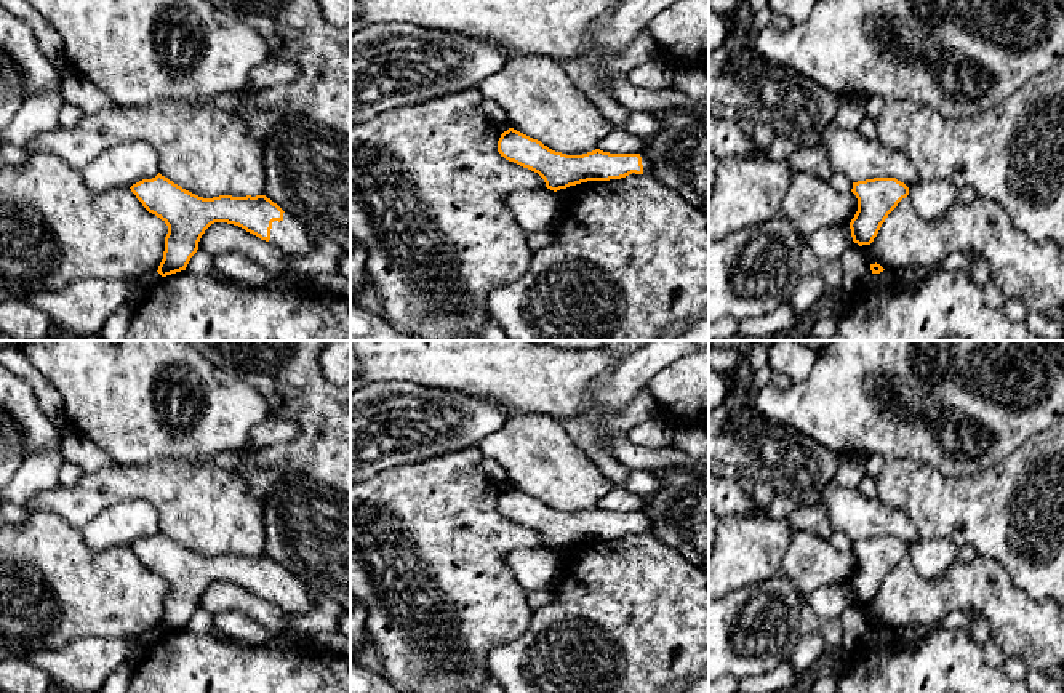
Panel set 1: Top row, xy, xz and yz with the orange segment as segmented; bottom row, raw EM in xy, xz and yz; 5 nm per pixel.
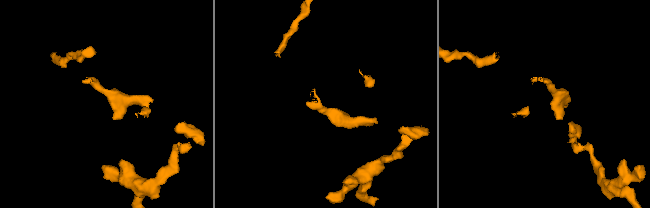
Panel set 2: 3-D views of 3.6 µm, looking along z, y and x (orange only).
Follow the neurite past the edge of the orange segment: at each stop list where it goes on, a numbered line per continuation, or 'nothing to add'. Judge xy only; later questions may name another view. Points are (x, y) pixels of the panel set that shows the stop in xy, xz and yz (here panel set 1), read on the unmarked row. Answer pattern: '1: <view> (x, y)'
1: xy (290, 594)

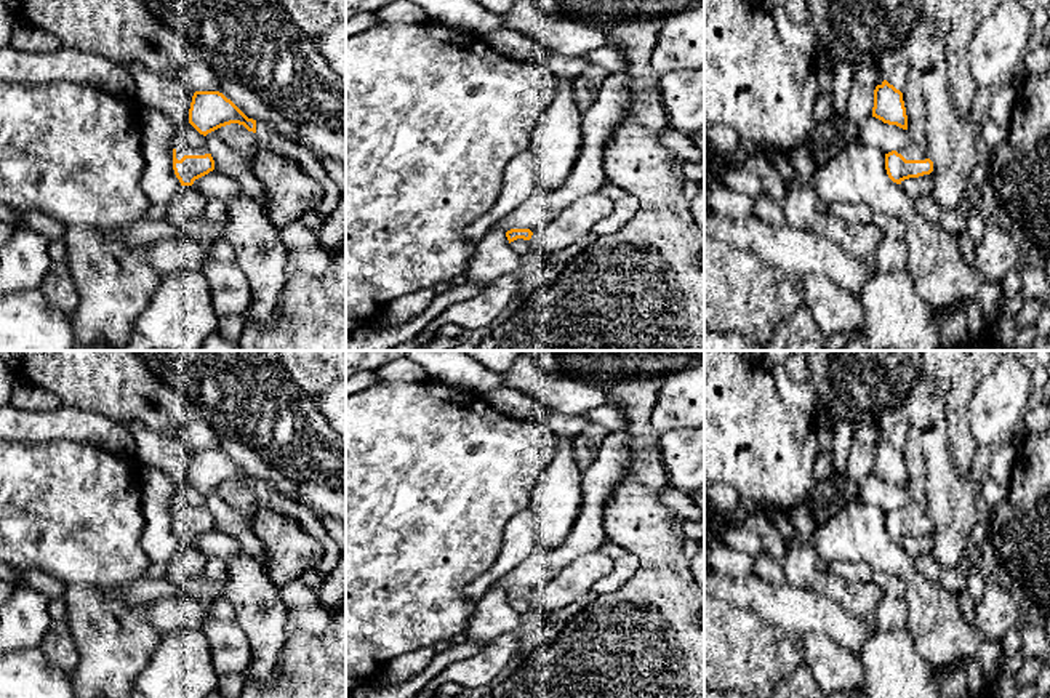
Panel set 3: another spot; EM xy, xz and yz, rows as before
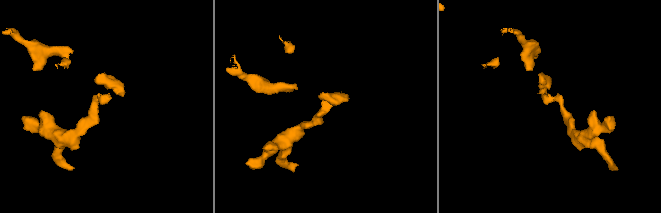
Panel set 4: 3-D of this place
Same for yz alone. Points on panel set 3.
1: yz (911, 509)

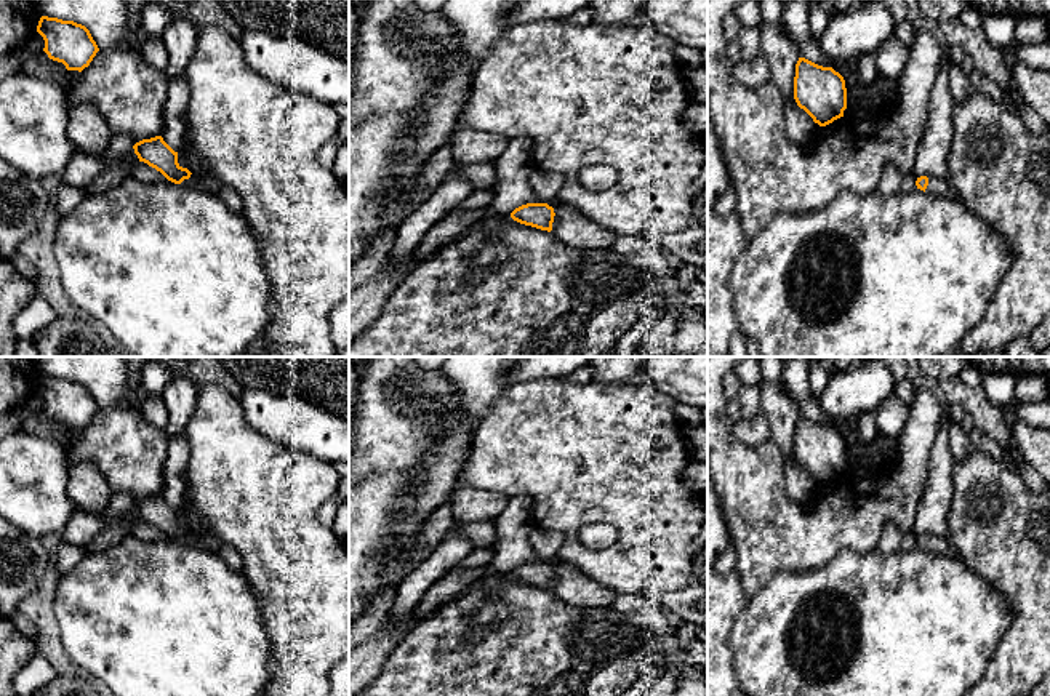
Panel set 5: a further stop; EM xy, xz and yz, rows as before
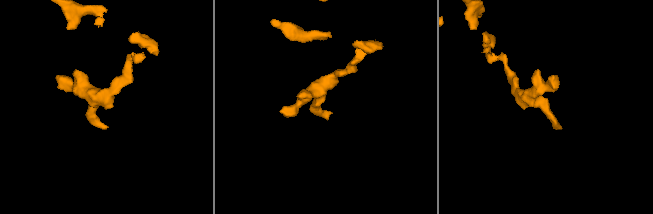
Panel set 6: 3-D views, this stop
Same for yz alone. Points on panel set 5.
1: yz (940, 546)

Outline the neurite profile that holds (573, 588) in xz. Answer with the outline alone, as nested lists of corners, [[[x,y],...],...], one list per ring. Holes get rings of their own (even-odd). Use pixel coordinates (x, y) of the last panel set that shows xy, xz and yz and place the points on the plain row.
[[[557,563],[554,566],[552,592],[565,603],[581,610],[611,608],[618,594],[583,574],[576,566]]]

